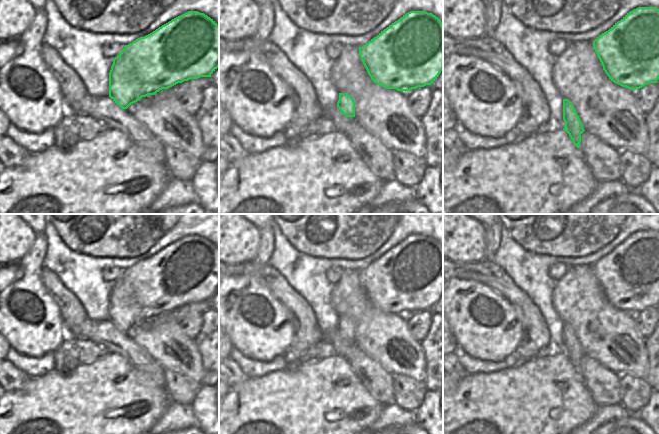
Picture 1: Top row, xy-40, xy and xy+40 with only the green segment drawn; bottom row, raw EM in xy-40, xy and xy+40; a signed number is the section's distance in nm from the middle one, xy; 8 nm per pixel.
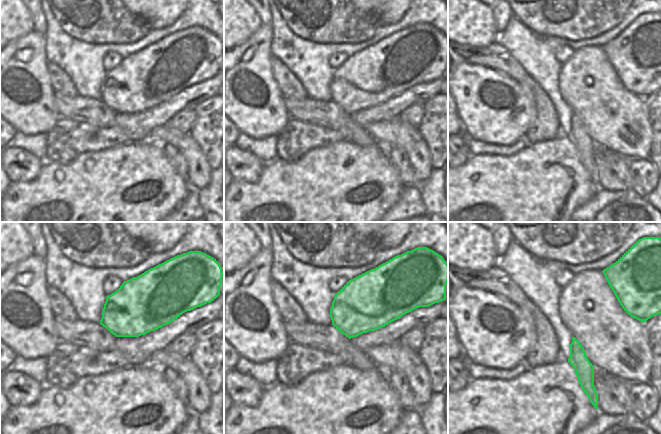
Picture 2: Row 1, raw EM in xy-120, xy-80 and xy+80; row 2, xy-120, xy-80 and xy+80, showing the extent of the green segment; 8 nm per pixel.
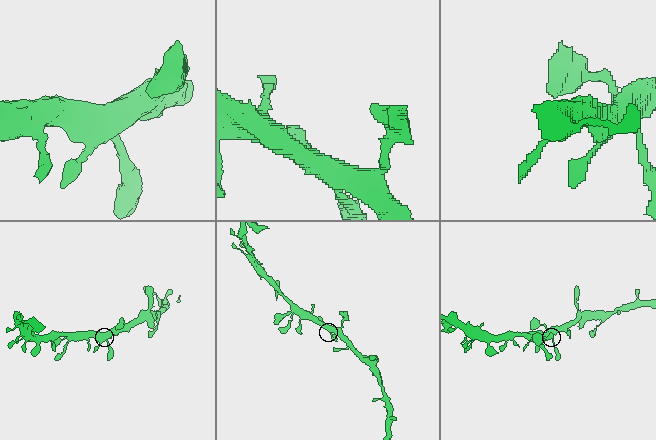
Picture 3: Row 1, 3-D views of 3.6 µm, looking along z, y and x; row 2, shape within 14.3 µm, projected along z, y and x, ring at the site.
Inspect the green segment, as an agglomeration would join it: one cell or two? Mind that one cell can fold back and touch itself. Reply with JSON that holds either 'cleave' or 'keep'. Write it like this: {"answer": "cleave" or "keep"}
{"answer": "keep"}

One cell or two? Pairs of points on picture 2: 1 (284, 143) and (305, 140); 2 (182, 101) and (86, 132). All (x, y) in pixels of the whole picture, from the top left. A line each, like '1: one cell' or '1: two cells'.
1: one cell
2: one cell

